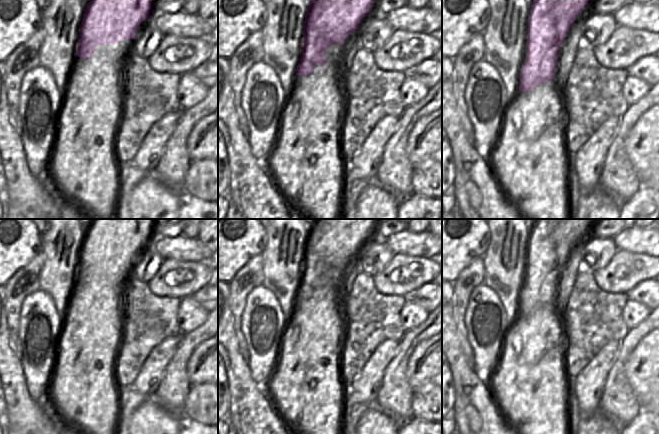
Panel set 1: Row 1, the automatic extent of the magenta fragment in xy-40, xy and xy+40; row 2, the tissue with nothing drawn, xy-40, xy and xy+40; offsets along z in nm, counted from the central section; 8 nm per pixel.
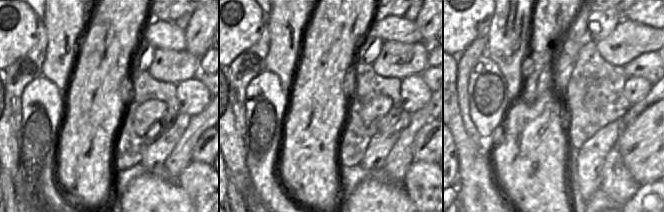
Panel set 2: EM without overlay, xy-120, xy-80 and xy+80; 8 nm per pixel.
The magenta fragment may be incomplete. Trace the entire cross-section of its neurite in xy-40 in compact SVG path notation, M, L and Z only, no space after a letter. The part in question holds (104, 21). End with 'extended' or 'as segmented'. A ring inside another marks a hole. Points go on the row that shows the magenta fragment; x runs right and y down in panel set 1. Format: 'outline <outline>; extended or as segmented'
outline M89 0L79 28L76 58L67 91L56 117L54 141L46 170L57 194L88 219L115 219L120 164L115 152L116 130L122 114L121 60L130 48L138 26L149 16L152 0Z; extended

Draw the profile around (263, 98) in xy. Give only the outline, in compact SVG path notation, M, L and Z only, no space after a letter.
M262 61L250 67L242 88L242 110L248 124L248 144L257 161L266 163L286 103L274 70Z

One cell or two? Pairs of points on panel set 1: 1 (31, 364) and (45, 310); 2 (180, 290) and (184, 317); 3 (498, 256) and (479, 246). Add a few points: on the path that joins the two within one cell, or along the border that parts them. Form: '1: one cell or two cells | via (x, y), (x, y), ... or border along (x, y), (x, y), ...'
1: one cell | via (38, 351), (39, 323)
2: two cells | border along (191, 296), (185, 296), (180, 299)
3: two cells | border along (489, 229), (488, 247), (482, 257)

